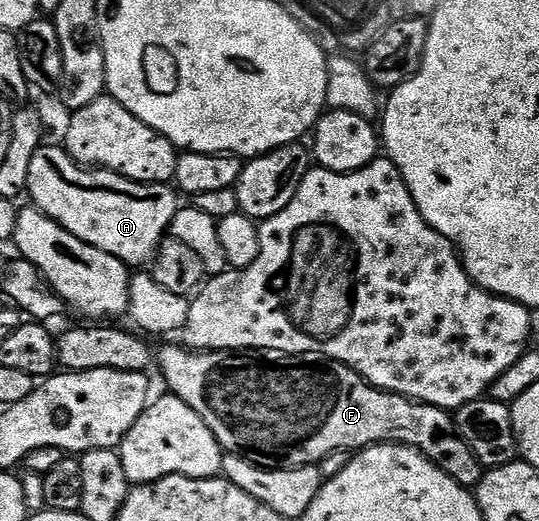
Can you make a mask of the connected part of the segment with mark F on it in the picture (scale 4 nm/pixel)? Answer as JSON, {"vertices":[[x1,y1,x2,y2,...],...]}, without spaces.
{"vertices":[[178,345,158,350,155,363,158,368,161,366,161,375,169,386,166,388,203,417,207,429,215,433,226,452,241,455,260,467,311,467,340,451,356,453,376,443,401,443,422,451,431,462,448,471,460,487,473,489,481,482,481,463,461,439,450,412,381,391,337,359,325,355,288,355,282,351,192,351]]}

